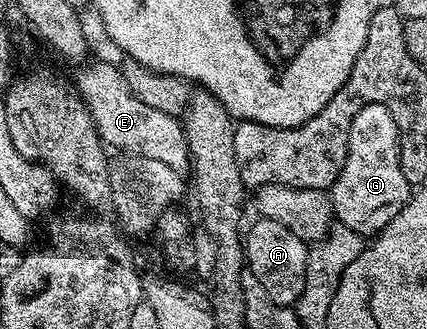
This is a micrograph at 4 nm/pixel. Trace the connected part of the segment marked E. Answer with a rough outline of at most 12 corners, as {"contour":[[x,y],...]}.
{"contour":[[111,63],[73,86],[108,148],[192,170],[183,124]]}

